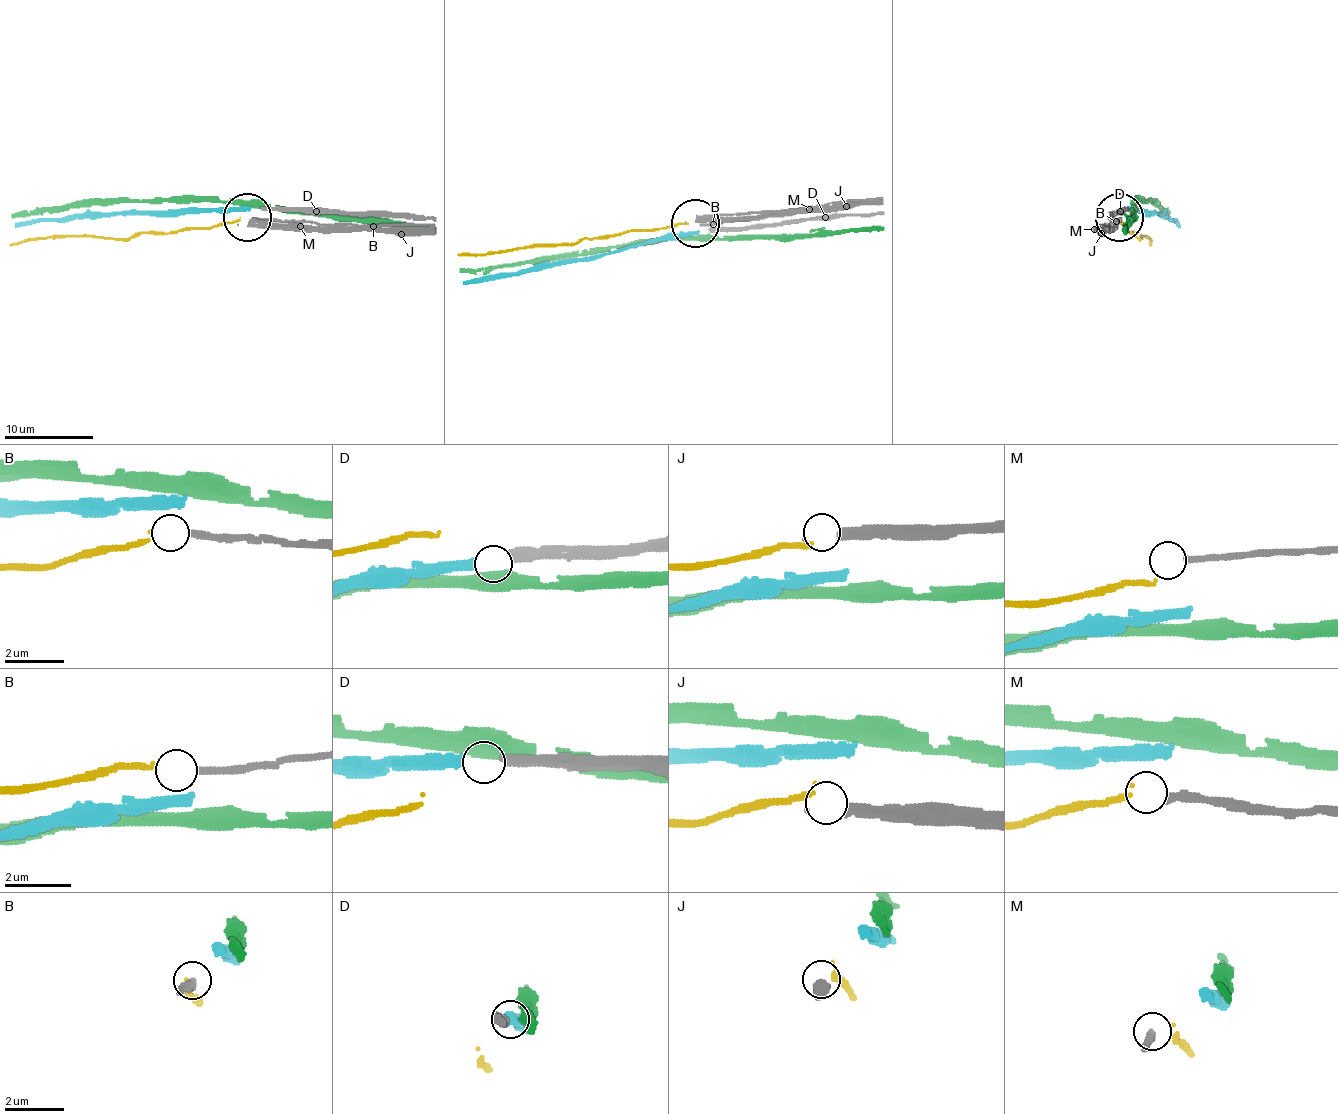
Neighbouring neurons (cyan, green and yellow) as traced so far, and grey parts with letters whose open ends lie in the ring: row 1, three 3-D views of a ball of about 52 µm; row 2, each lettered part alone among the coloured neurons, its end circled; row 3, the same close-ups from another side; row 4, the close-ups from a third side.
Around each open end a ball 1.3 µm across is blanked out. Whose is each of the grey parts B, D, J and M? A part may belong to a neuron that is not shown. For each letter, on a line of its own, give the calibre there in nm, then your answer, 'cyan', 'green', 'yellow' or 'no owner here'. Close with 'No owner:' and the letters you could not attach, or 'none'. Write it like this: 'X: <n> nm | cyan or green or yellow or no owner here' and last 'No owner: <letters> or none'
B: 220 nm | yellow
D: 280 nm | cyan
J: 320 nm | no owner here
M: 220 nm | no owner here
No owner: J, M

